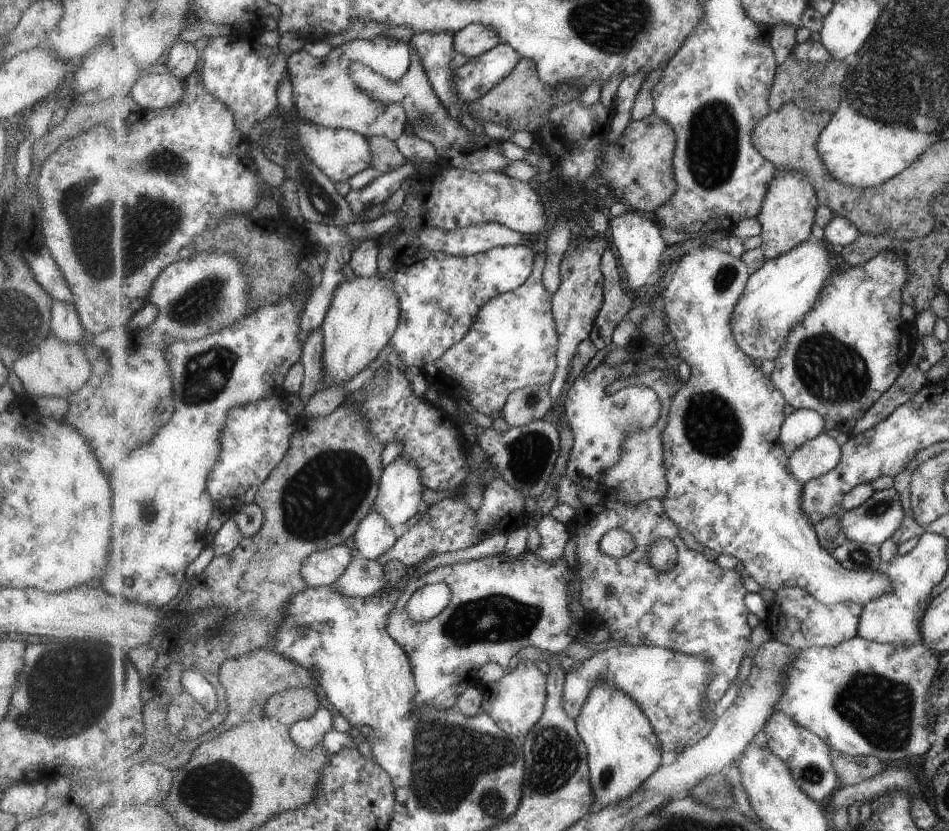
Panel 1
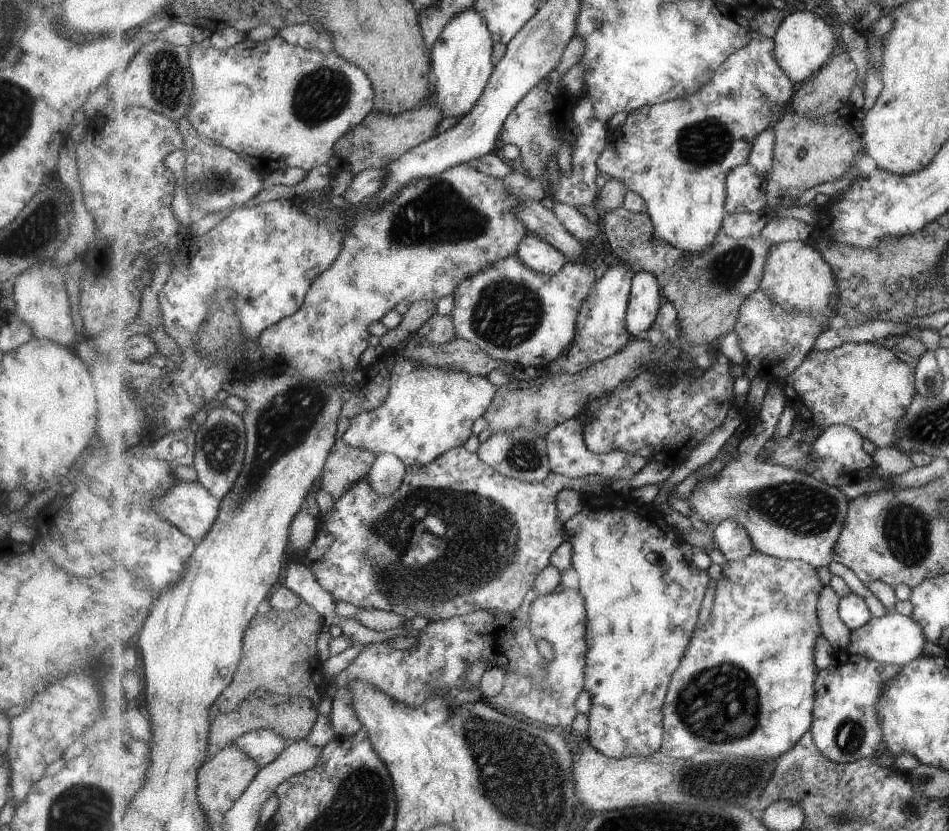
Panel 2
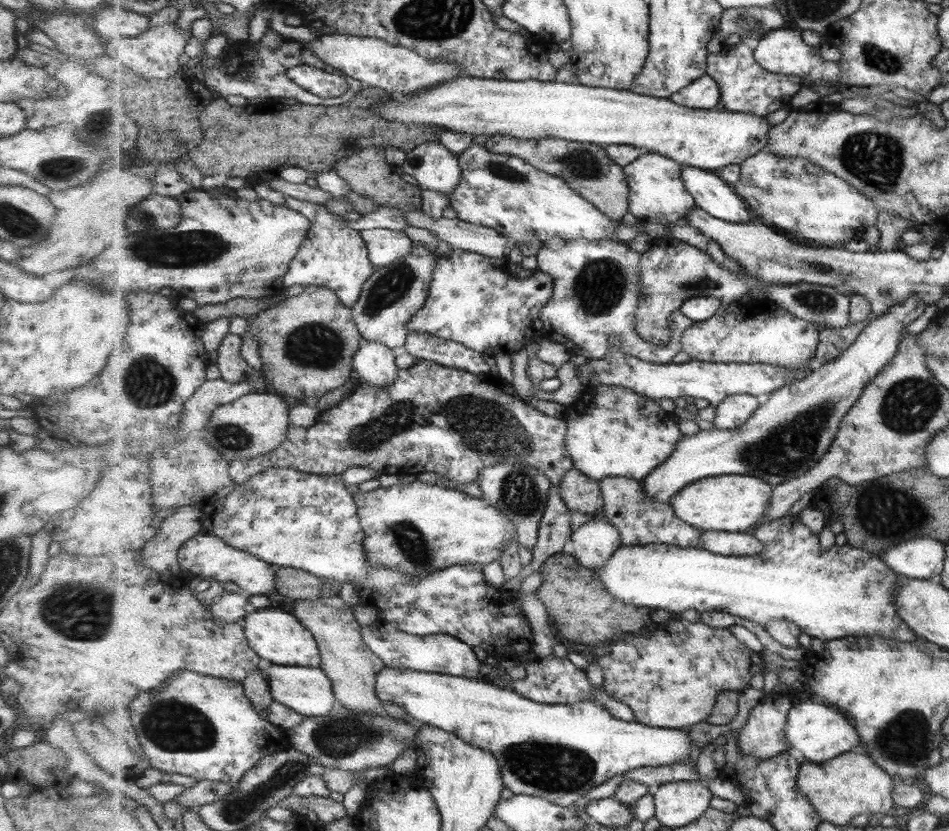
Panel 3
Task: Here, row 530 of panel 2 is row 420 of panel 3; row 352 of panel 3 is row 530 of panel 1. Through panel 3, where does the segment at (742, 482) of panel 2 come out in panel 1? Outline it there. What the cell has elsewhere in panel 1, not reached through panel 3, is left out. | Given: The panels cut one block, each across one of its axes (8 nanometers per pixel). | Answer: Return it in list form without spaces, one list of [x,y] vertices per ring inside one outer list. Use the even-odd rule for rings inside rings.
[[[891,488],[875,492],[863,506],[838,515],[849,540],[880,546],[903,526],[905,510],[899,492]]]

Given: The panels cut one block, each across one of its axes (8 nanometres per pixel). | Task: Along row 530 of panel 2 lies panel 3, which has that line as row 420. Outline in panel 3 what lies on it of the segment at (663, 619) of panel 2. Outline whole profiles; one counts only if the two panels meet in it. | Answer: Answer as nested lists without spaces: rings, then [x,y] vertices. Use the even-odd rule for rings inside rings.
[[[603,384],[588,387],[585,398],[565,408],[564,417],[568,422],[567,448],[571,454],[571,459],[574,460],[576,469],[583,471],[599,482],[612,476],[642,481],[668,459],[671,459],[671,455],[678,449],[679,443],[684,437],[681,428],[679,428],[680,416],[681,413],[677,411],[666,412],[663,410],[659,406],[659,401],[636,394],[633,390],[622,386]]]

